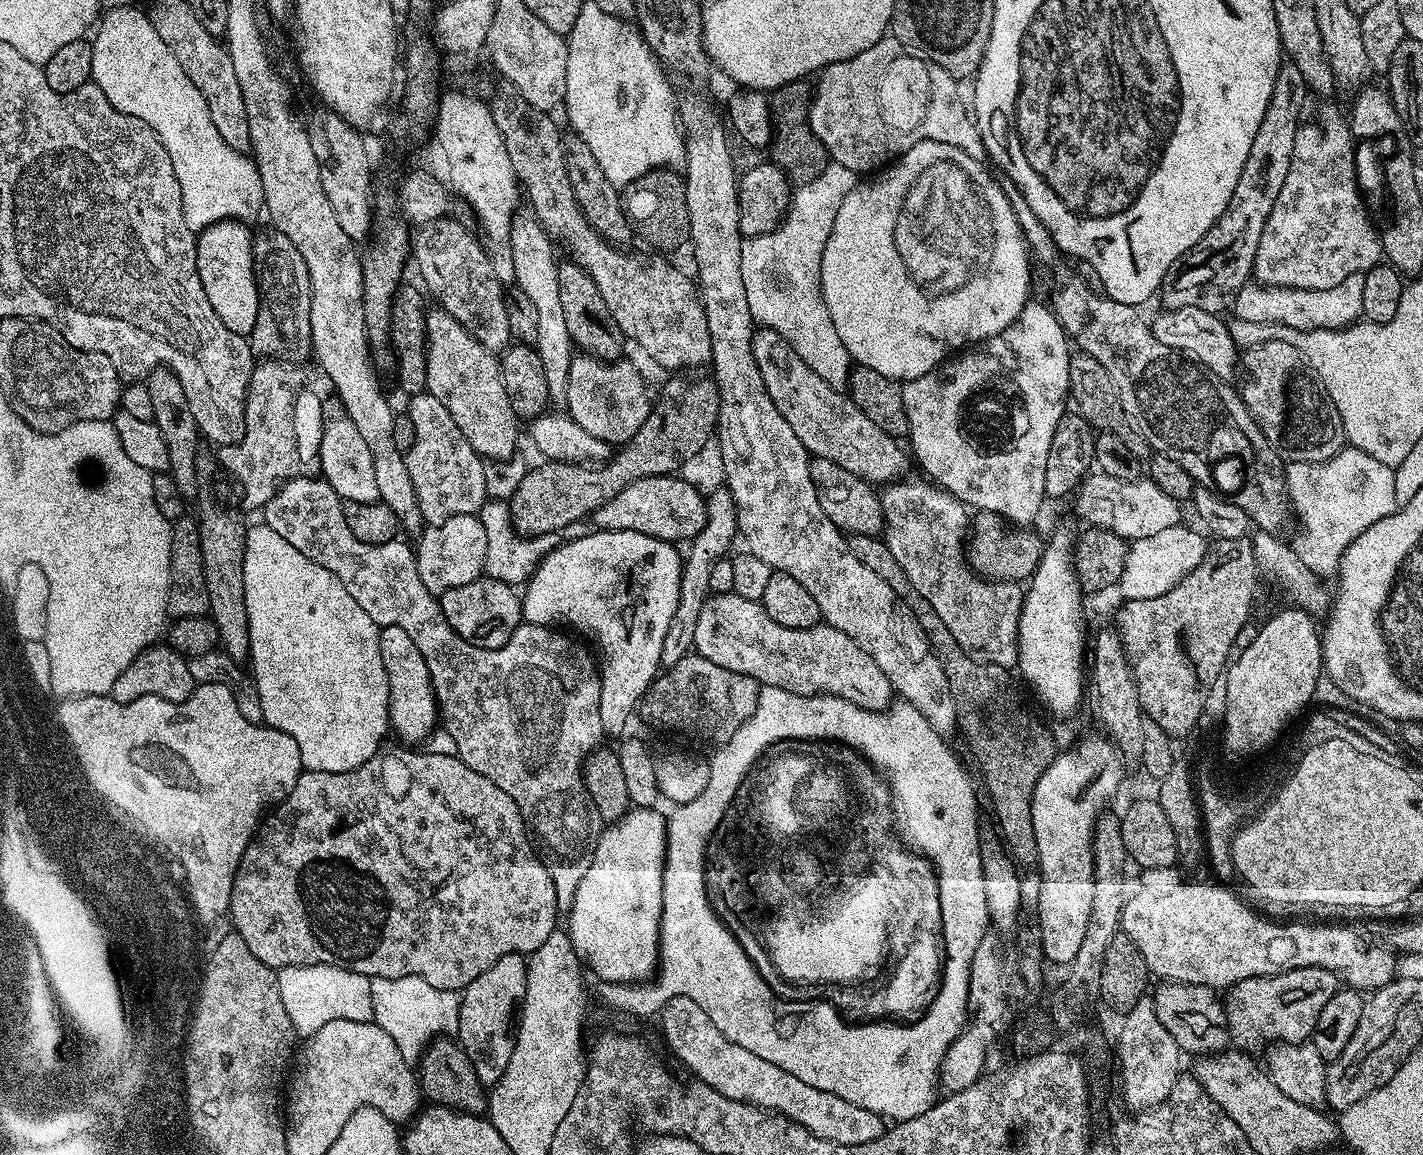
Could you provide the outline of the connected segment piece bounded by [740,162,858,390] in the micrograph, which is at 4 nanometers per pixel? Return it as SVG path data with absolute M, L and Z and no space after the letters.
M828 163L814 182L801 184L793 191L788 212L774 231L744 240L740 259L742 286L746 286L753 321L761 320L765 329L777 332L822 382L841 390L849 387L854 361L842 338L838 338L830 310L820 294L820 267L826 242L834 230L834 218L838 218L838 206L857 182L857 173L841 164Z

